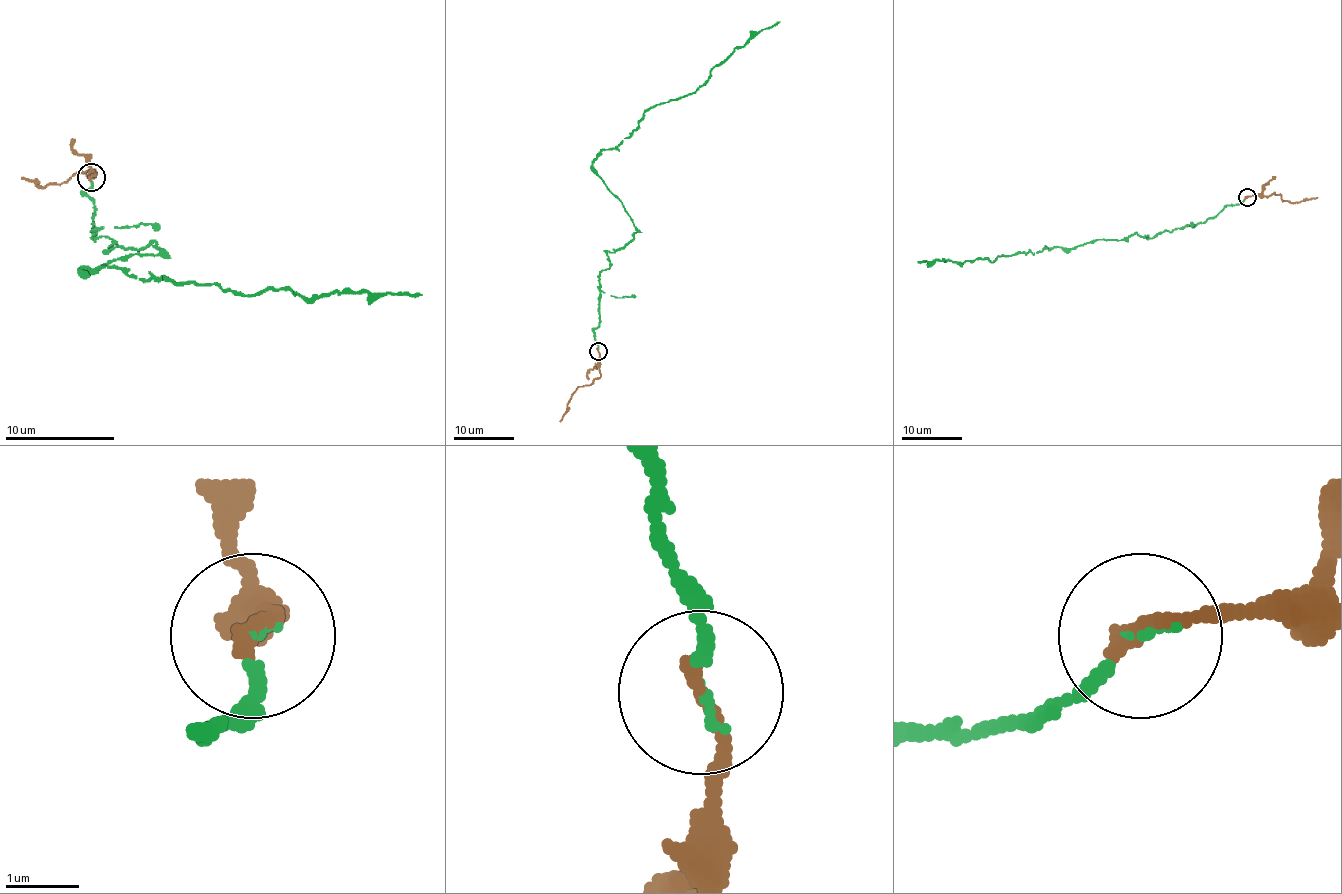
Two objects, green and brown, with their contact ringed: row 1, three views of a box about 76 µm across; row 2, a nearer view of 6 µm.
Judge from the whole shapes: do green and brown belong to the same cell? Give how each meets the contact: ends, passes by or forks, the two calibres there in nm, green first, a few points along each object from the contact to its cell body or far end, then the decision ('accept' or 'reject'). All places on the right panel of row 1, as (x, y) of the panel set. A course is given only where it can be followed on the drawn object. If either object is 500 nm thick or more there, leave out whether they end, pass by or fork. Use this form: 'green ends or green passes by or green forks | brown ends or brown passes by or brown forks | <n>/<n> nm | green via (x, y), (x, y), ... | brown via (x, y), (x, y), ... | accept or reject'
green ends | brown ends | 110/240 nm | green via (1246, 197), (1225, 205), (1206, 222), (1165, 229), (1150, 238), (1137, 234), (1093, 240), (991, 262), (917, 262) | brown via (1246, 197), (1280, 194), (1283, 200), (1290, 202), (1317, 197) | accept

